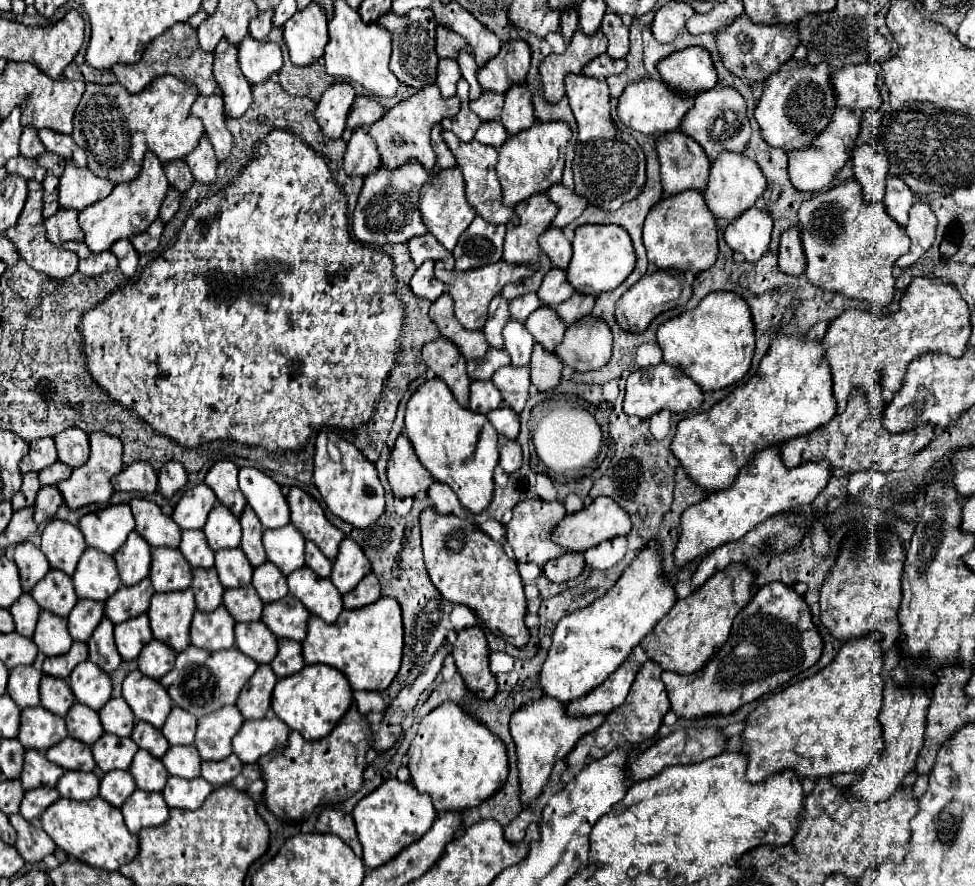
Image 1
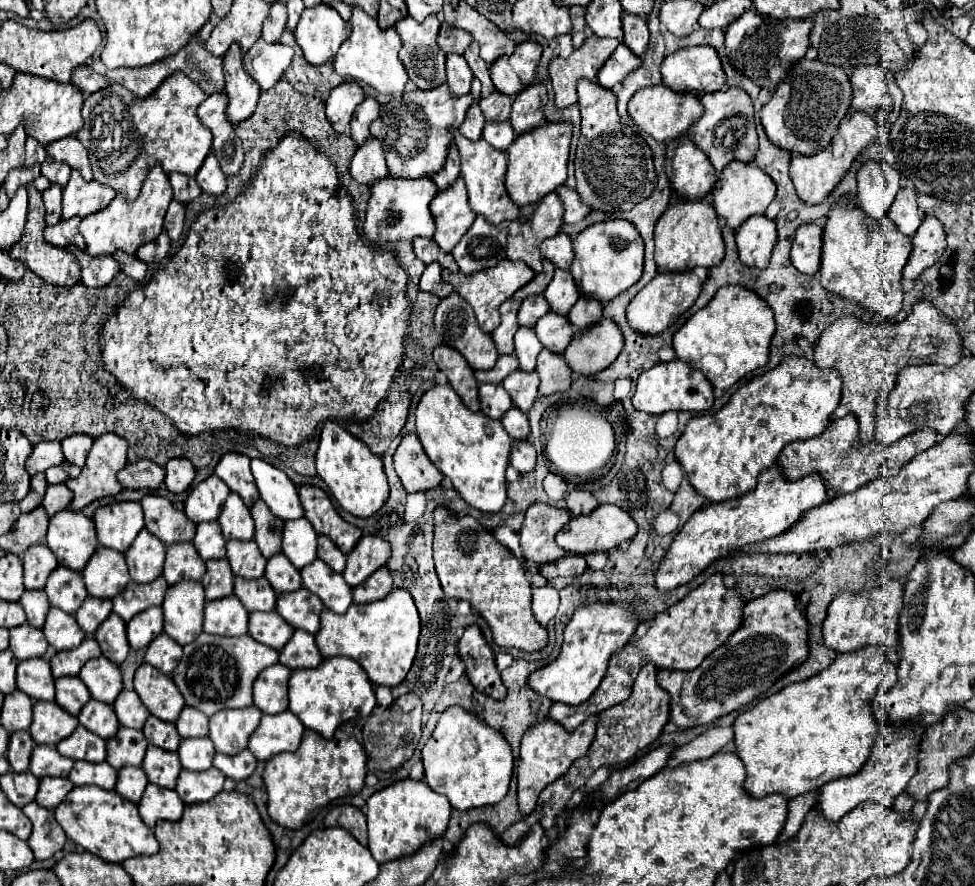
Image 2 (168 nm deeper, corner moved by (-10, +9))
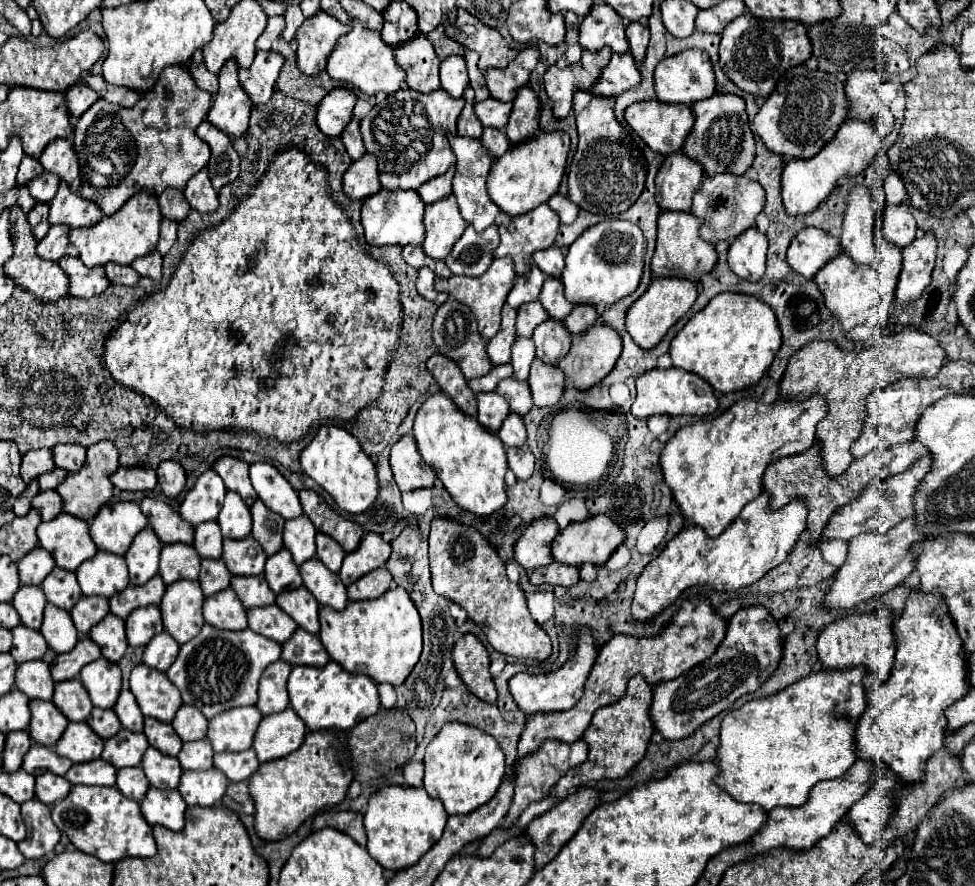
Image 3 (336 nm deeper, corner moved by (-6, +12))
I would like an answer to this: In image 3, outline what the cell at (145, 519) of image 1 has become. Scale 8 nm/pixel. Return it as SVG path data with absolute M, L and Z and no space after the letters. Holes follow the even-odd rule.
M144 497L140 509L162 543L192 543L194 527L184 521L180 513L172 511L170 505L162 503L156 497Z

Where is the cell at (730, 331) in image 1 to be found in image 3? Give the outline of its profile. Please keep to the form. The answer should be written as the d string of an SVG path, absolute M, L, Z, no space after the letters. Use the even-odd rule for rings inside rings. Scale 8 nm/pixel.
M720 293L672 339L670 357L674 367L700 375L720 393L730 393L758 383L774 361L780 343L778 321L764 301L744 293Z

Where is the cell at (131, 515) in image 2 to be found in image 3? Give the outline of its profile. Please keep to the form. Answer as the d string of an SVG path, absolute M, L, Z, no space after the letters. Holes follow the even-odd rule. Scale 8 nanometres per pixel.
M106 503L90 523L90 537L98 549L124 555L136 533L144 529L146 523L148 521L142 515L138 503Z

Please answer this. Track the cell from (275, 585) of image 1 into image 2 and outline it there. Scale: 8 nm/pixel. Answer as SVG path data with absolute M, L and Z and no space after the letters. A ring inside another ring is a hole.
M282 552L268 560L268 564L266 564L266 580L270 580L270 586L278 594L294 592L294 590L302 588L298 568L294 568L294 564Z

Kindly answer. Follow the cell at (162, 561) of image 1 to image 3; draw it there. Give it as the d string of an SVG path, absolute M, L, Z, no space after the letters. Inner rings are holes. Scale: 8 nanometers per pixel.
M168 543L160 555L160 577L166 585L178 579L198 579L200 557L192 545Z

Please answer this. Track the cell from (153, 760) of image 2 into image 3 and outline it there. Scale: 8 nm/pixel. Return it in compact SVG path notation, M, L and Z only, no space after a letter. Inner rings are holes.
M148 747L142 757L142 769L150 781L150 785L158 789L174 789L178 787L182 767L176 757L170 757L166 753L158 753L158 749Z

